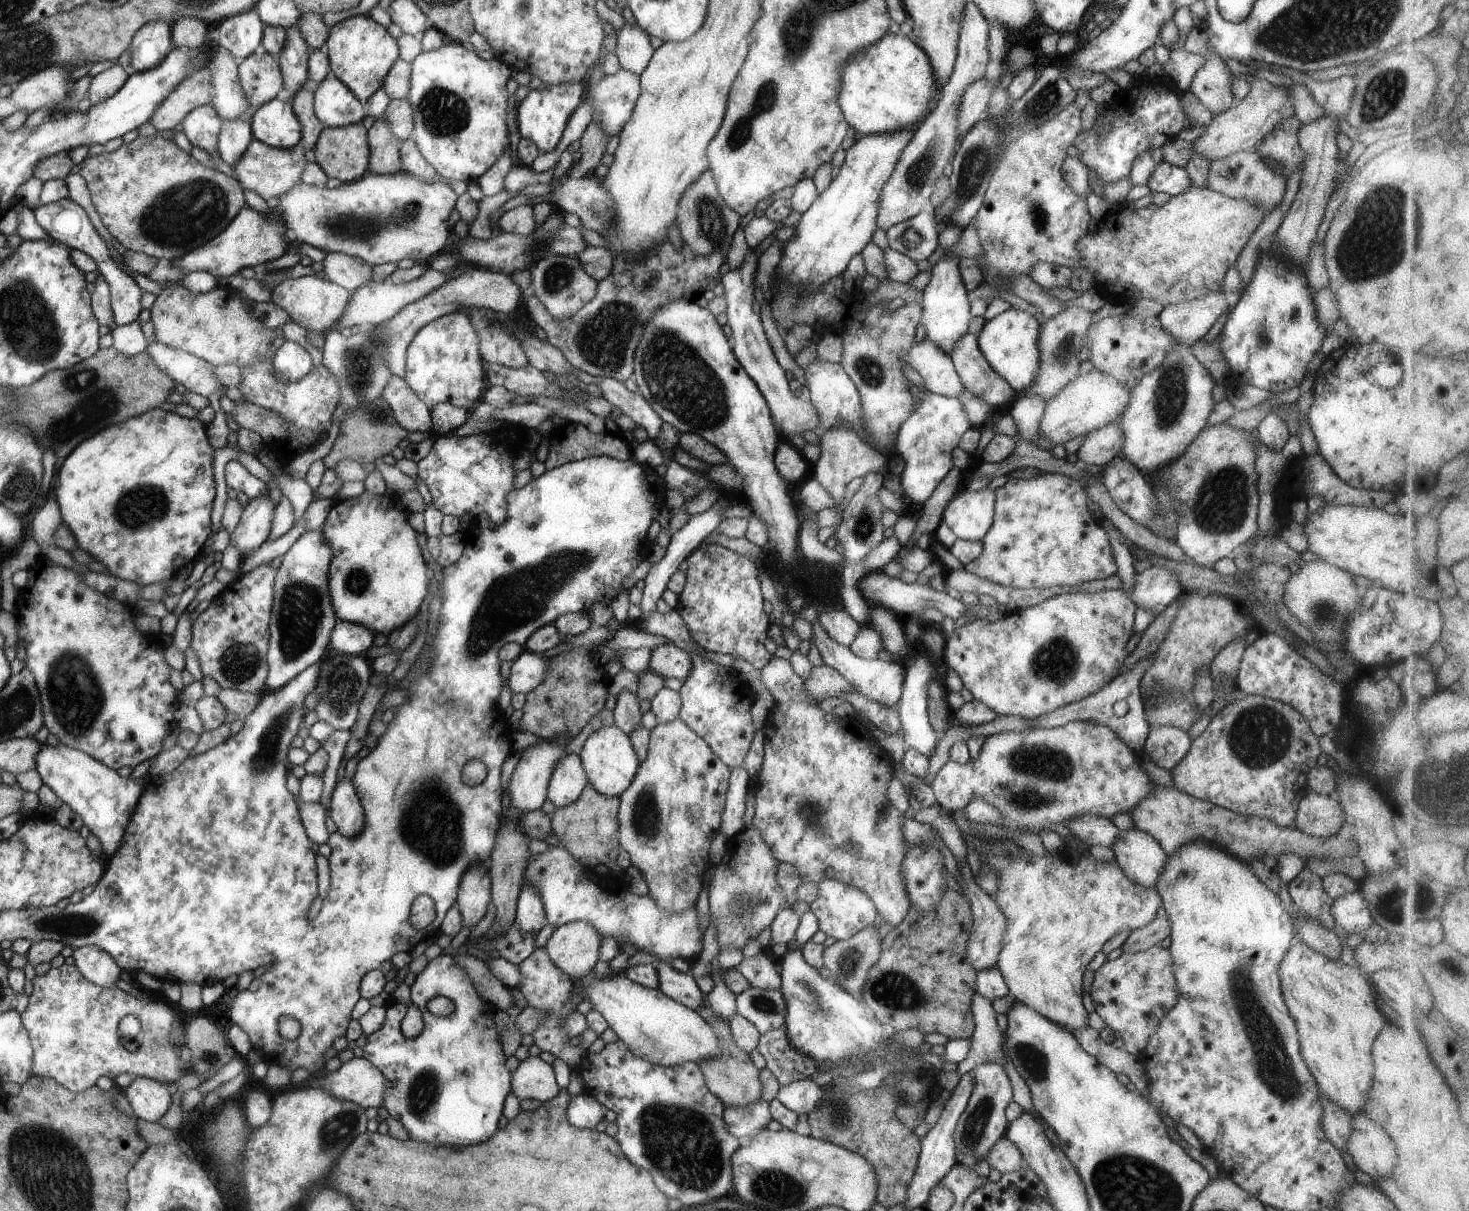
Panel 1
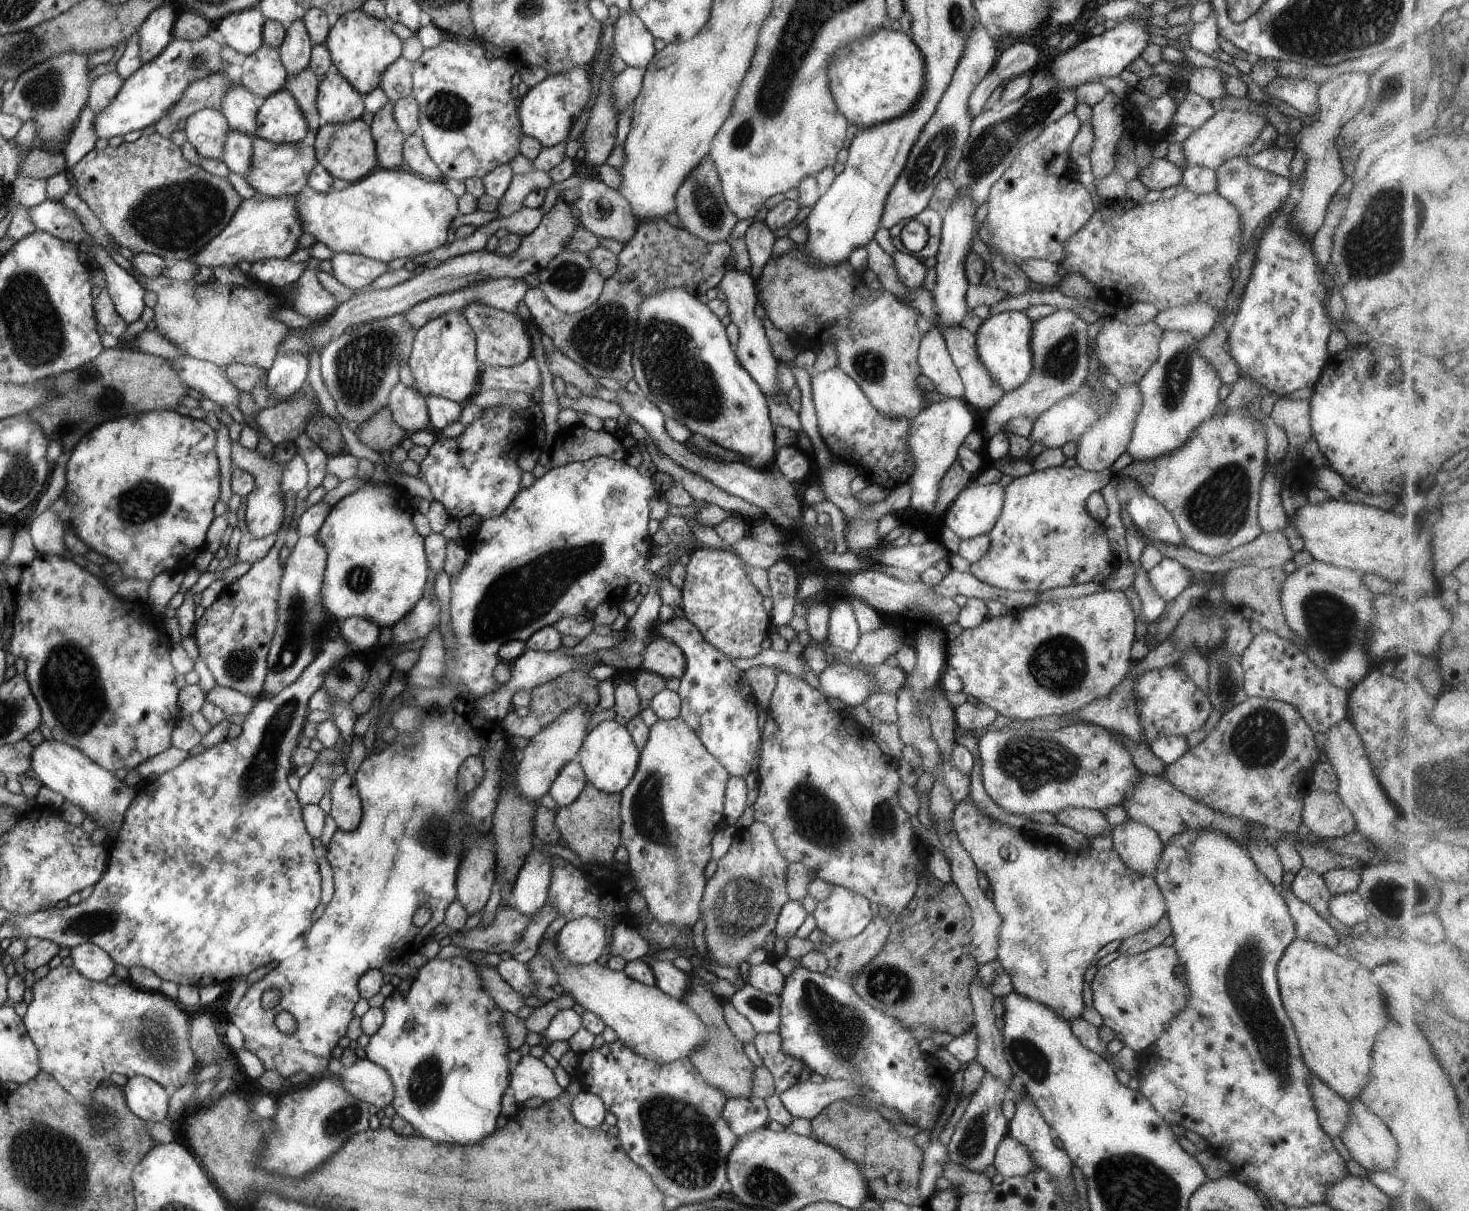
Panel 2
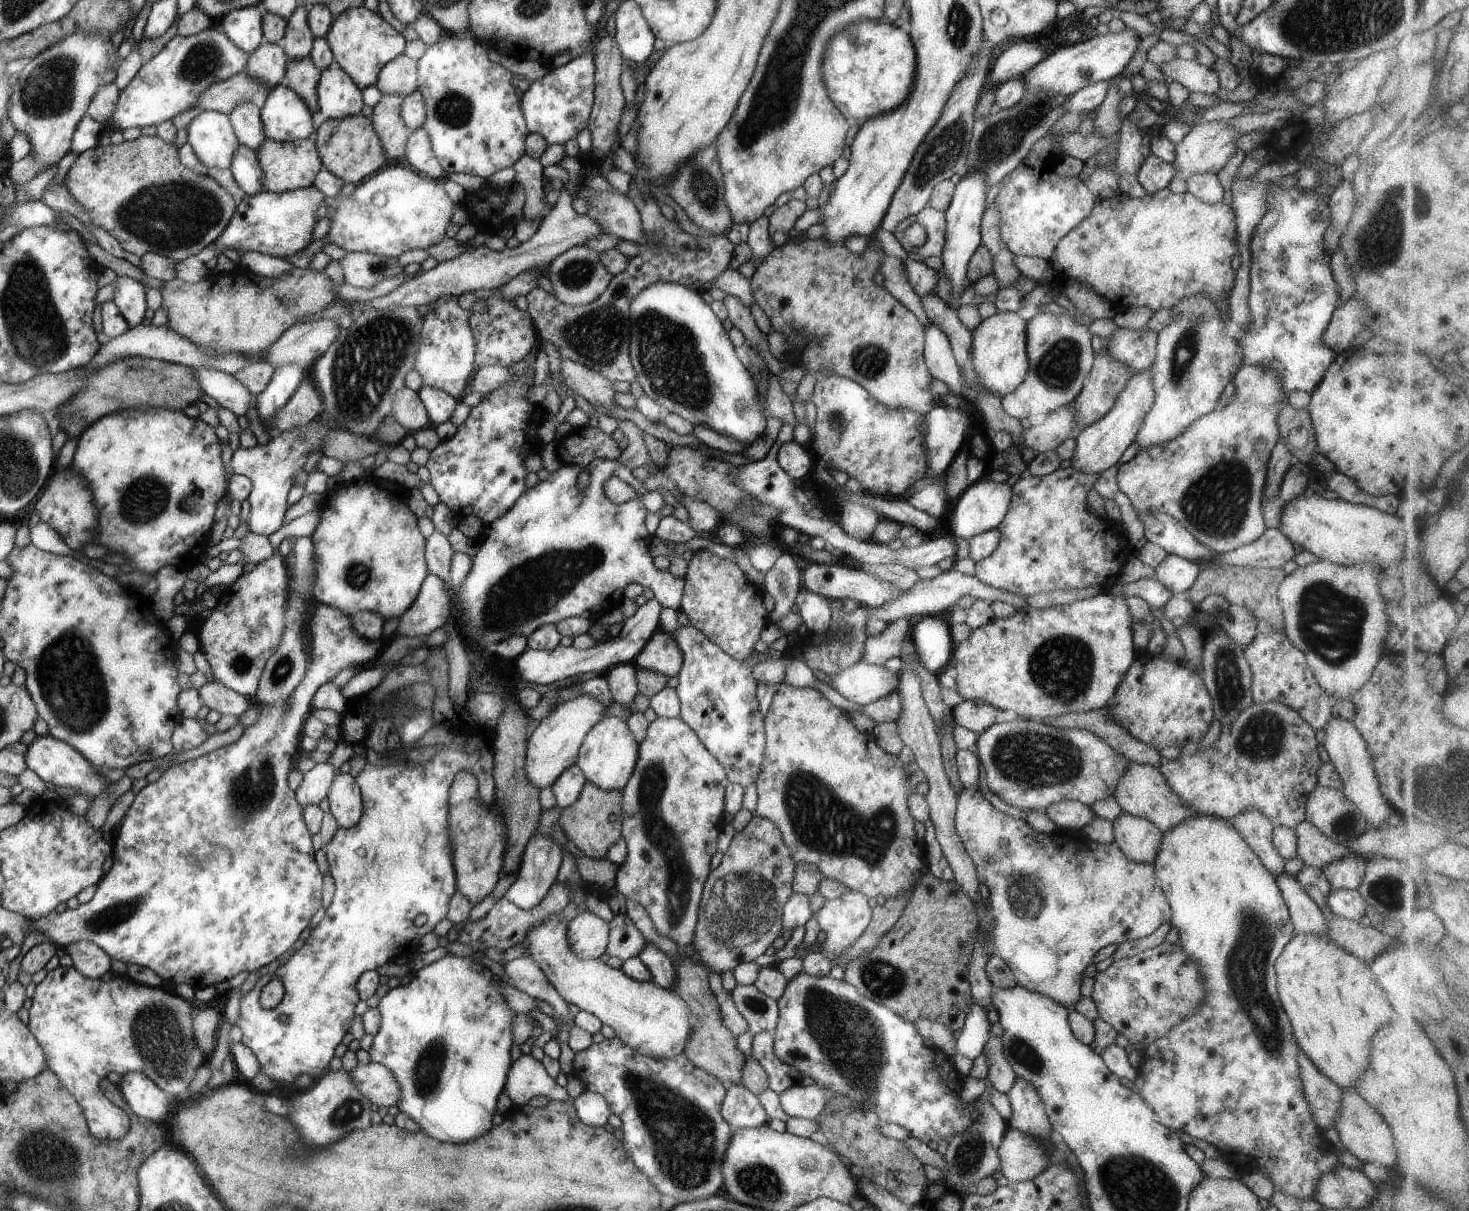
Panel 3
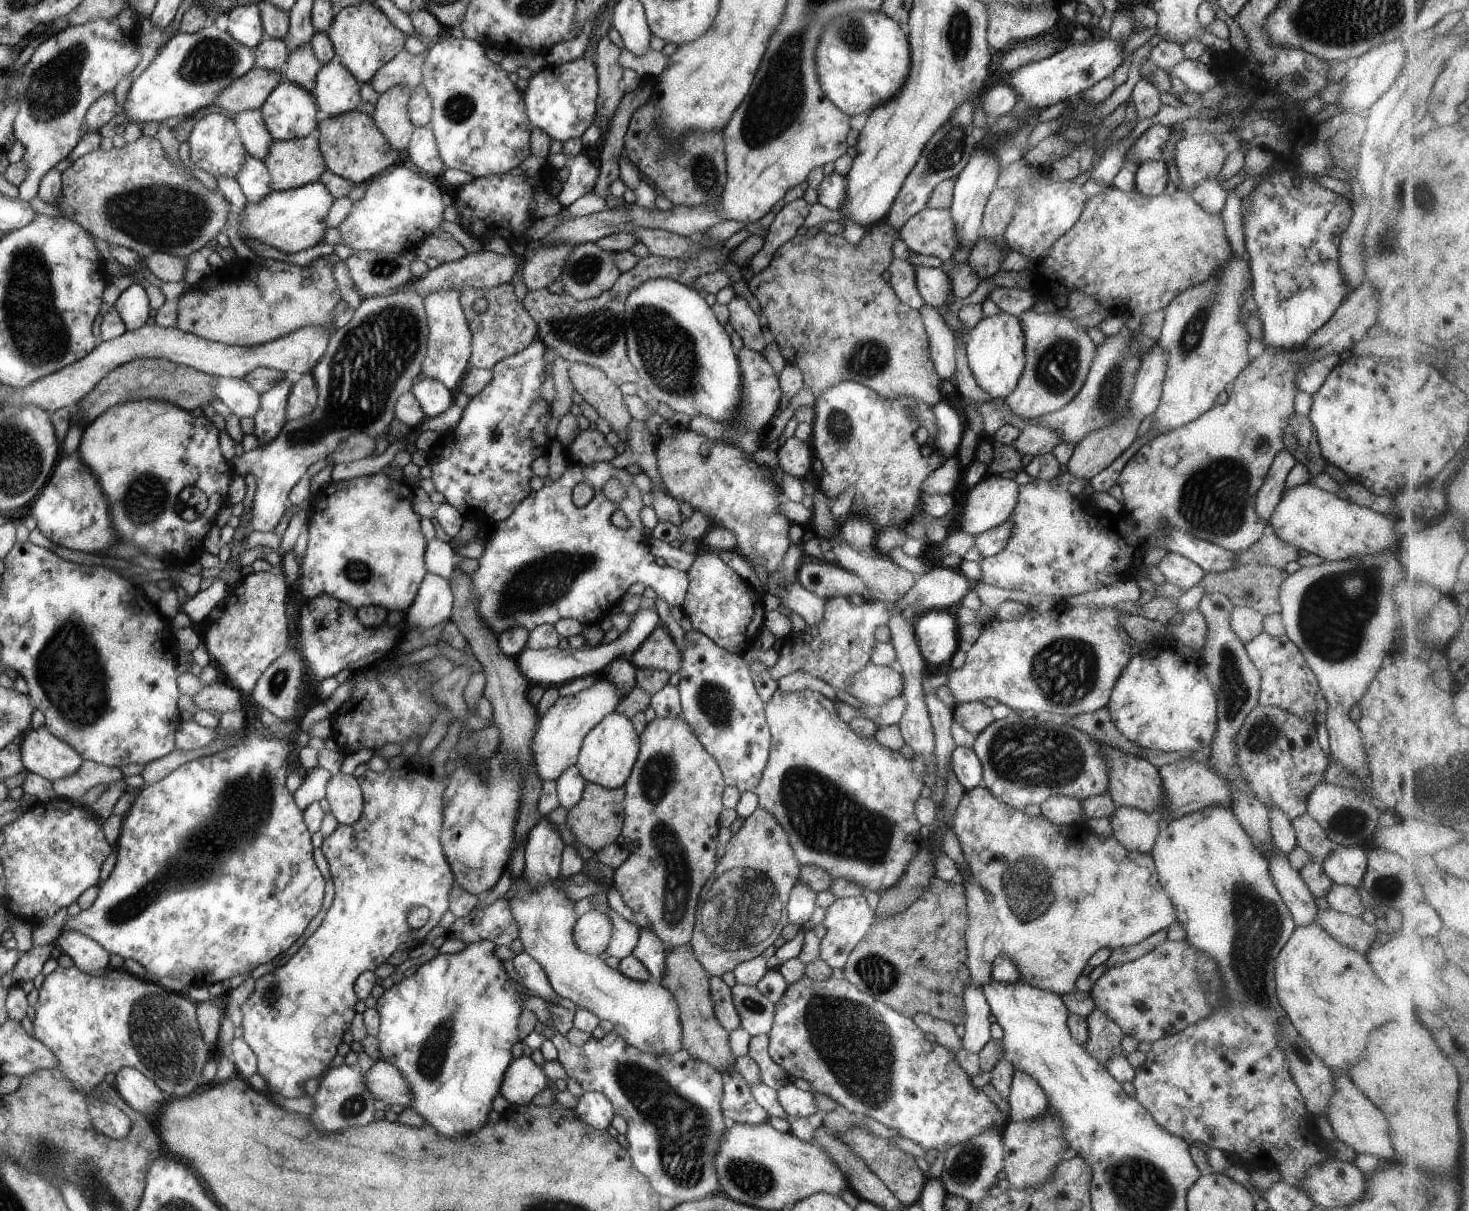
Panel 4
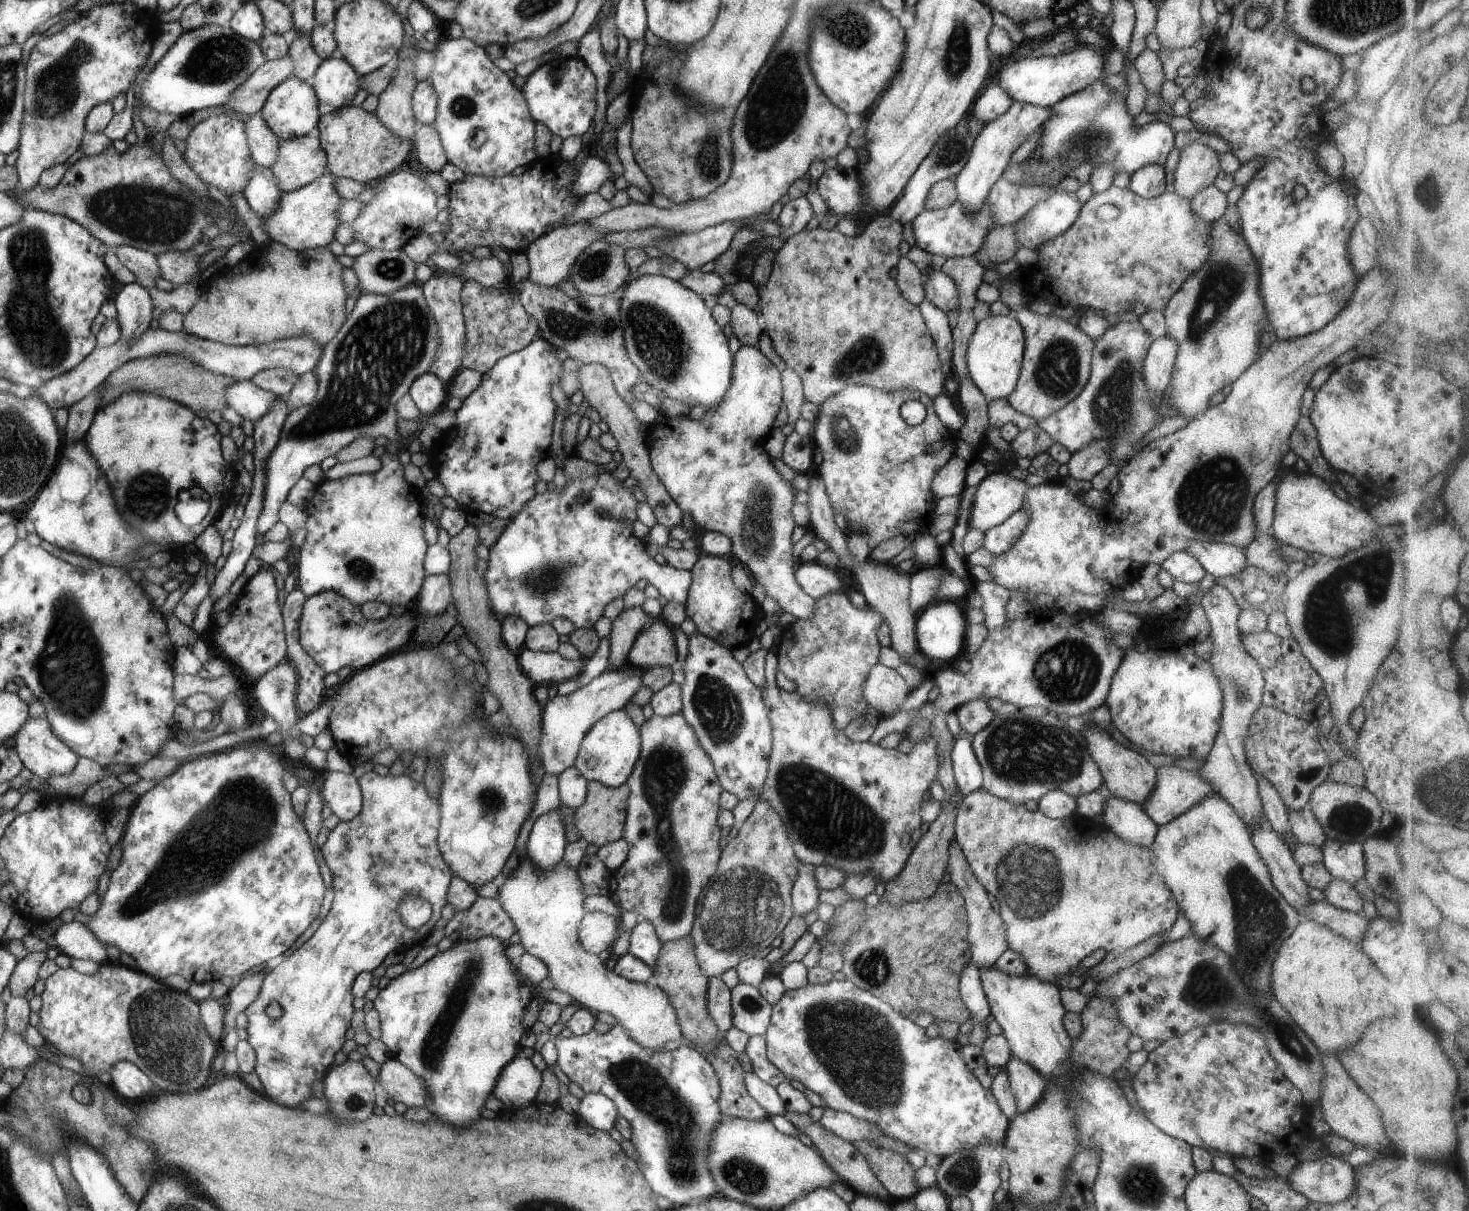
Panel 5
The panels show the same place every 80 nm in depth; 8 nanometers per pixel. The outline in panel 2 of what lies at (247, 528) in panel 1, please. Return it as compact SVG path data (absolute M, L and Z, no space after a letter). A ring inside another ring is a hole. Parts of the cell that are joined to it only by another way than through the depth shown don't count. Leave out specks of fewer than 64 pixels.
M295 440L282 441L274 445L270 456L257 452L256 449L247 449L239 441L232 442L231 459L234 467L249 472L255 480L255 489L246 497L246 522L249 533L256 538L274 534L282 528L284 522L285 498L281 487L282 475L285 474L287 464L298 455Z

